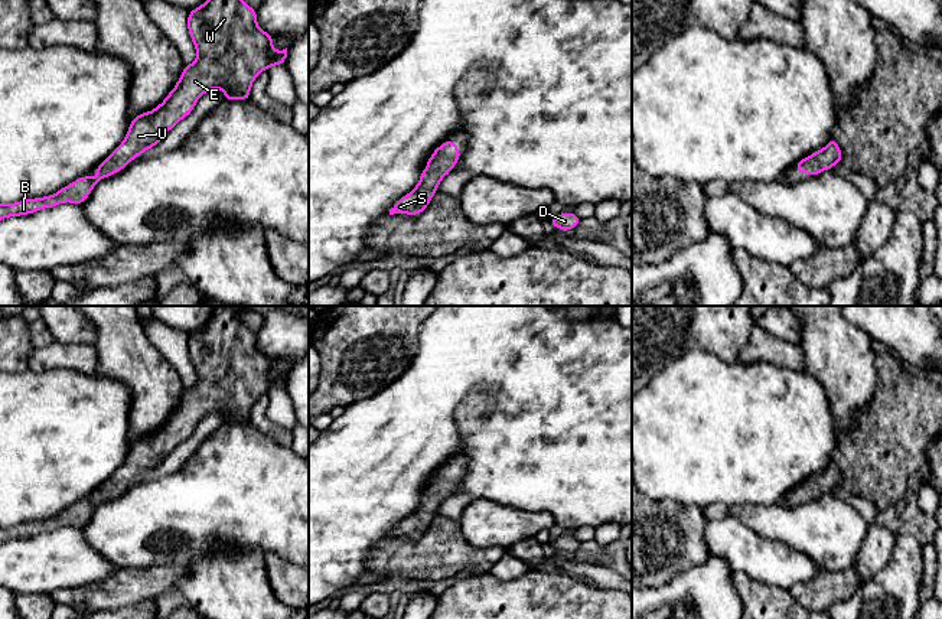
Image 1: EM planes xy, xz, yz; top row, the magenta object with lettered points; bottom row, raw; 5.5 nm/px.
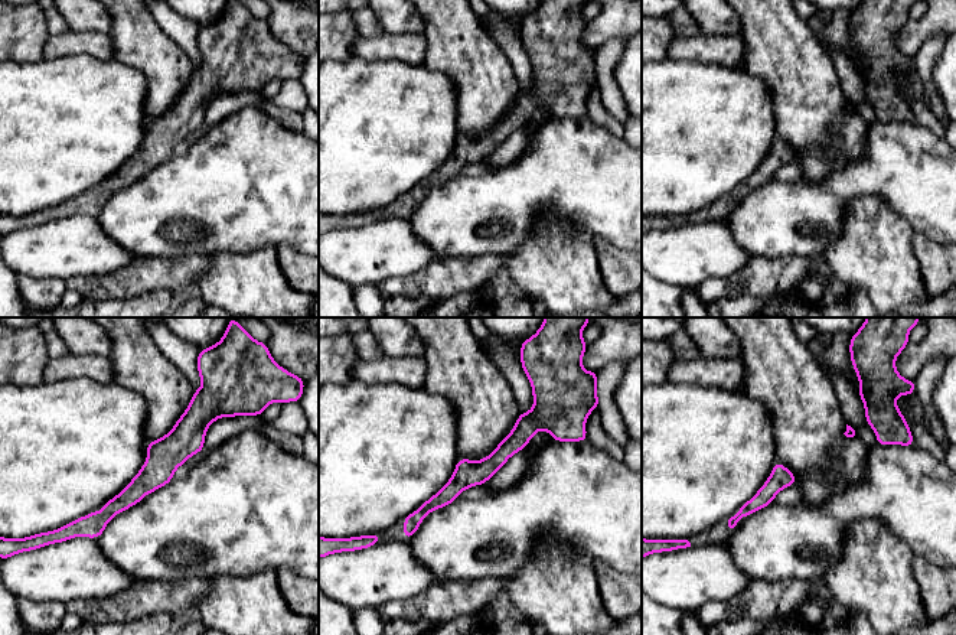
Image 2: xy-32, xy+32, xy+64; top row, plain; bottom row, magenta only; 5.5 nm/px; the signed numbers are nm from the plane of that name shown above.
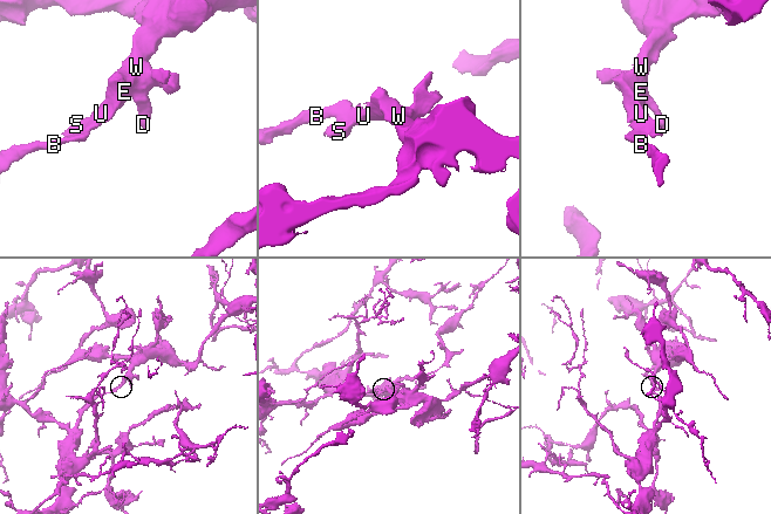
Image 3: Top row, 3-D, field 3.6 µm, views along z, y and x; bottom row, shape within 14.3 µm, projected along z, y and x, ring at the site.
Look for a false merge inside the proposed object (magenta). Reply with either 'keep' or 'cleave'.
keep

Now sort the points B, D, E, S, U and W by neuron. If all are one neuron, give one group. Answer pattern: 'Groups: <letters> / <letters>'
Groups: B D E S U W

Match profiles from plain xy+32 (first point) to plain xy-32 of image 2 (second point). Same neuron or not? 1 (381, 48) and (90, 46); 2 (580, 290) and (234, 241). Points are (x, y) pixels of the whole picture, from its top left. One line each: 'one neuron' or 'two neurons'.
1: one neuron
2: two neurons

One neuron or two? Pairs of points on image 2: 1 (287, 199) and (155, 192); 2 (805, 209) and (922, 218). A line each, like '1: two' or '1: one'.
1: one
2: one

